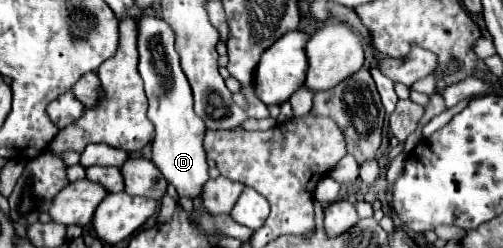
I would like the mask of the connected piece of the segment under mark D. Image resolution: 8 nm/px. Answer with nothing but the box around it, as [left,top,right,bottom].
[139,18,209,198]

